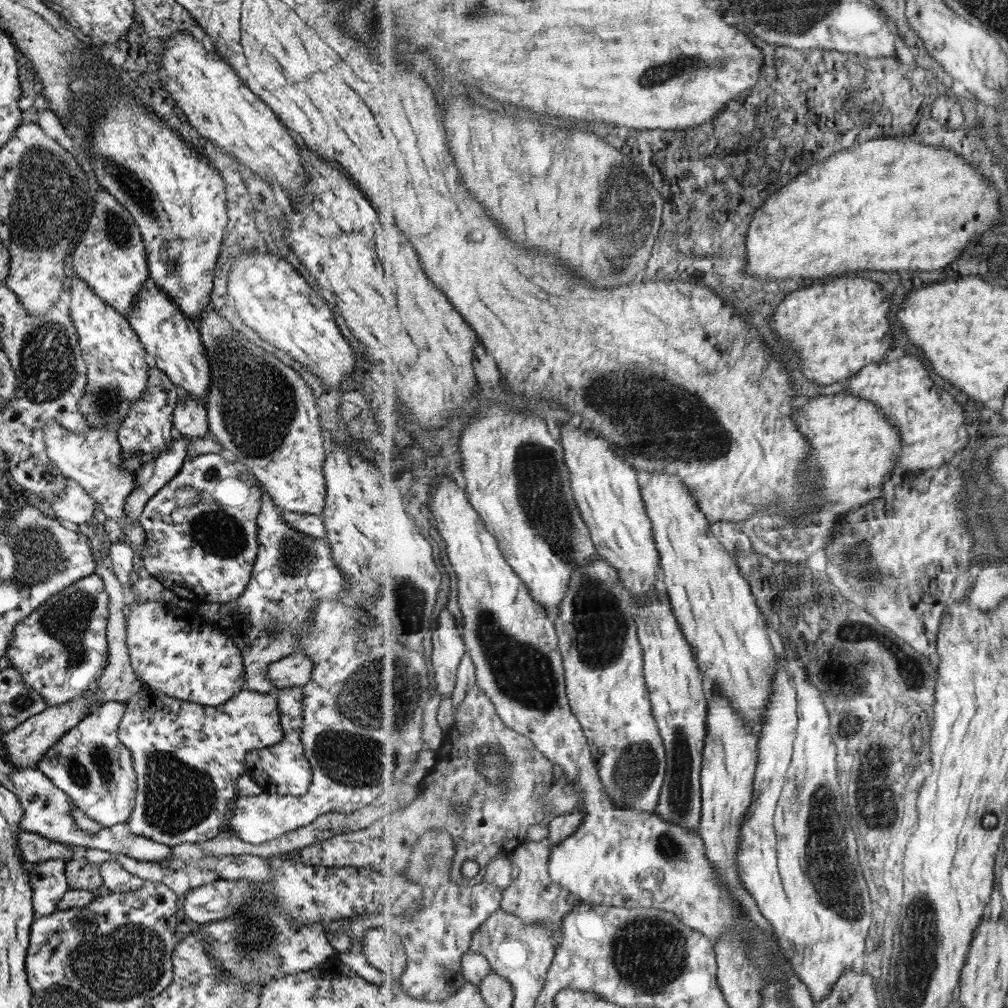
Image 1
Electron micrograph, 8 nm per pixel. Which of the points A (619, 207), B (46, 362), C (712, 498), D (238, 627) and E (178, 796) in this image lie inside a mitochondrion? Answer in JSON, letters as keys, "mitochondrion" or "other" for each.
{"A":"mitochondrion","B":"mitochondrion","C":"other","D":"other","E":"mitochondrion"}

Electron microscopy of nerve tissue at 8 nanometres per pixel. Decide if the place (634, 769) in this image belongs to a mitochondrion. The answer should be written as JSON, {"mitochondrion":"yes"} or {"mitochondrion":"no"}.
{"mitochondrion":"yes"}

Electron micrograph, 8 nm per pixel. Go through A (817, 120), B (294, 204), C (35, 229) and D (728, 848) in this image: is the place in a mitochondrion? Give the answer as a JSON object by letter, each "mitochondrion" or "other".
{"A":"other","B":"other","C":"mitochondrion","D":"other"}

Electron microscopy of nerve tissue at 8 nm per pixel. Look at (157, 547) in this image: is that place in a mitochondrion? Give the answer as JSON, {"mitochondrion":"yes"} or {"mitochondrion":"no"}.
{"mitochondrion":"no"}

